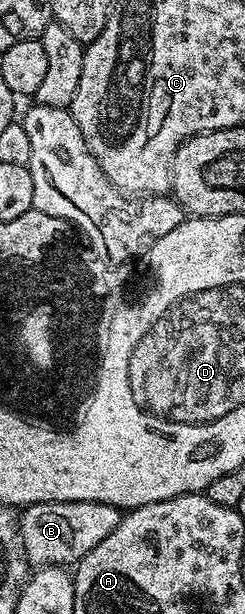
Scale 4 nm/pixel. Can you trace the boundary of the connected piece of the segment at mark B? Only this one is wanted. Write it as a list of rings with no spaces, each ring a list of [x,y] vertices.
[[[43,502],[20,509],[19,523],[25,556],[33,566],[73,566],[83,559],[115,526],[119,526],[122,509],[107,502]]]

